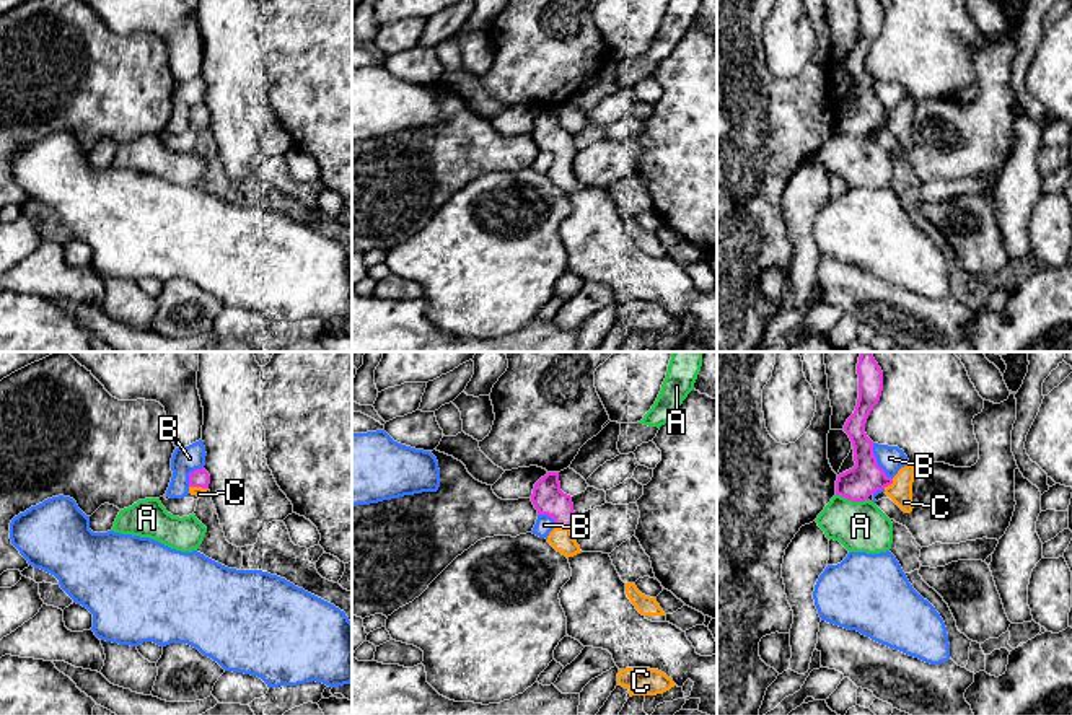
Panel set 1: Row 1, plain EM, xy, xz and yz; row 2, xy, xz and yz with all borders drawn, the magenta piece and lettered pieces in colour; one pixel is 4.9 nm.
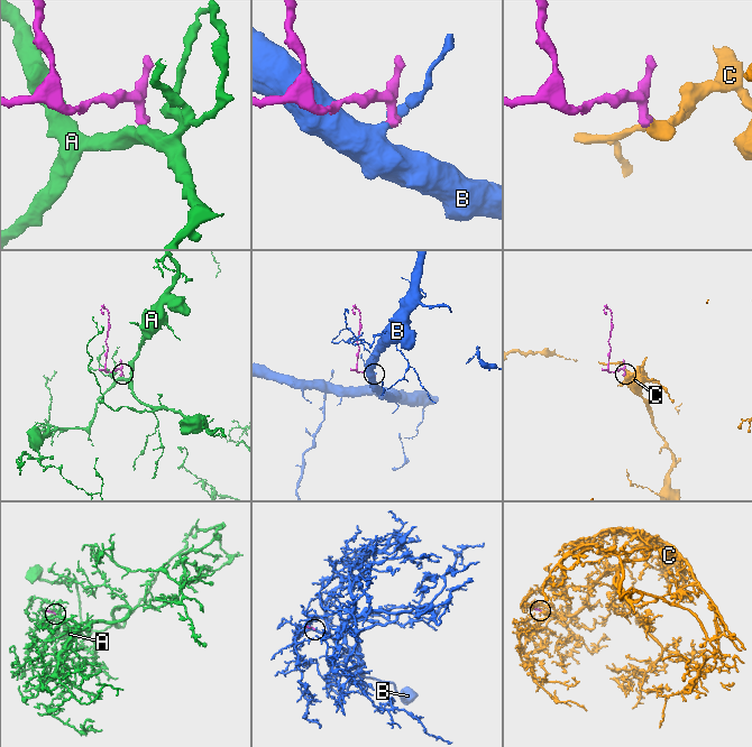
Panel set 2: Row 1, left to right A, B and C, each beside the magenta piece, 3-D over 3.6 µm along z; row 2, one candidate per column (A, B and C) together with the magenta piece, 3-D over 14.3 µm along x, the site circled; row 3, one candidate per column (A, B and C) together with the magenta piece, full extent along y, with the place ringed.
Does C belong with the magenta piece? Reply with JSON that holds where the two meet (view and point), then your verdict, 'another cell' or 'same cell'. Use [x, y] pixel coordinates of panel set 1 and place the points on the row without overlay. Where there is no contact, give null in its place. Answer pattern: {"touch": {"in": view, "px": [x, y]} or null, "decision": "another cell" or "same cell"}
{"touch": {"in": "xz", "px": [564, 162]}, "decision": "same cell"}

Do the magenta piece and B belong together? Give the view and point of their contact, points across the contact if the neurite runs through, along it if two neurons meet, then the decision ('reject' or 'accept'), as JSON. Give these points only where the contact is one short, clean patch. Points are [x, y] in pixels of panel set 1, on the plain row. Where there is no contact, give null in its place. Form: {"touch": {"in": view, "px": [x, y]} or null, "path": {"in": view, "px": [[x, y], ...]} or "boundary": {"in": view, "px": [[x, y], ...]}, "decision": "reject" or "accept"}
{"touch": {"in": "yz", "px": [875, 96]}, "boundary": {"in": "yz", "px": [[872, 78], [877, 100], [891, 114]]}, "decision": "reject"}

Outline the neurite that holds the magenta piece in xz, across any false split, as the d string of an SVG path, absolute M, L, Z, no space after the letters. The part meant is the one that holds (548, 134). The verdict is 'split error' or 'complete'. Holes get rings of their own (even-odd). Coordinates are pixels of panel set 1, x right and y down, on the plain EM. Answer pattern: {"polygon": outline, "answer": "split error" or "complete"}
{"polygon": "M547 107L534 119L531 137L538 150L554 155L556 163L549 168L547 178L567 194L580 189L580 181L572 169L577 150L572 132L560 125L559 107Z", "answer": "split error"}

